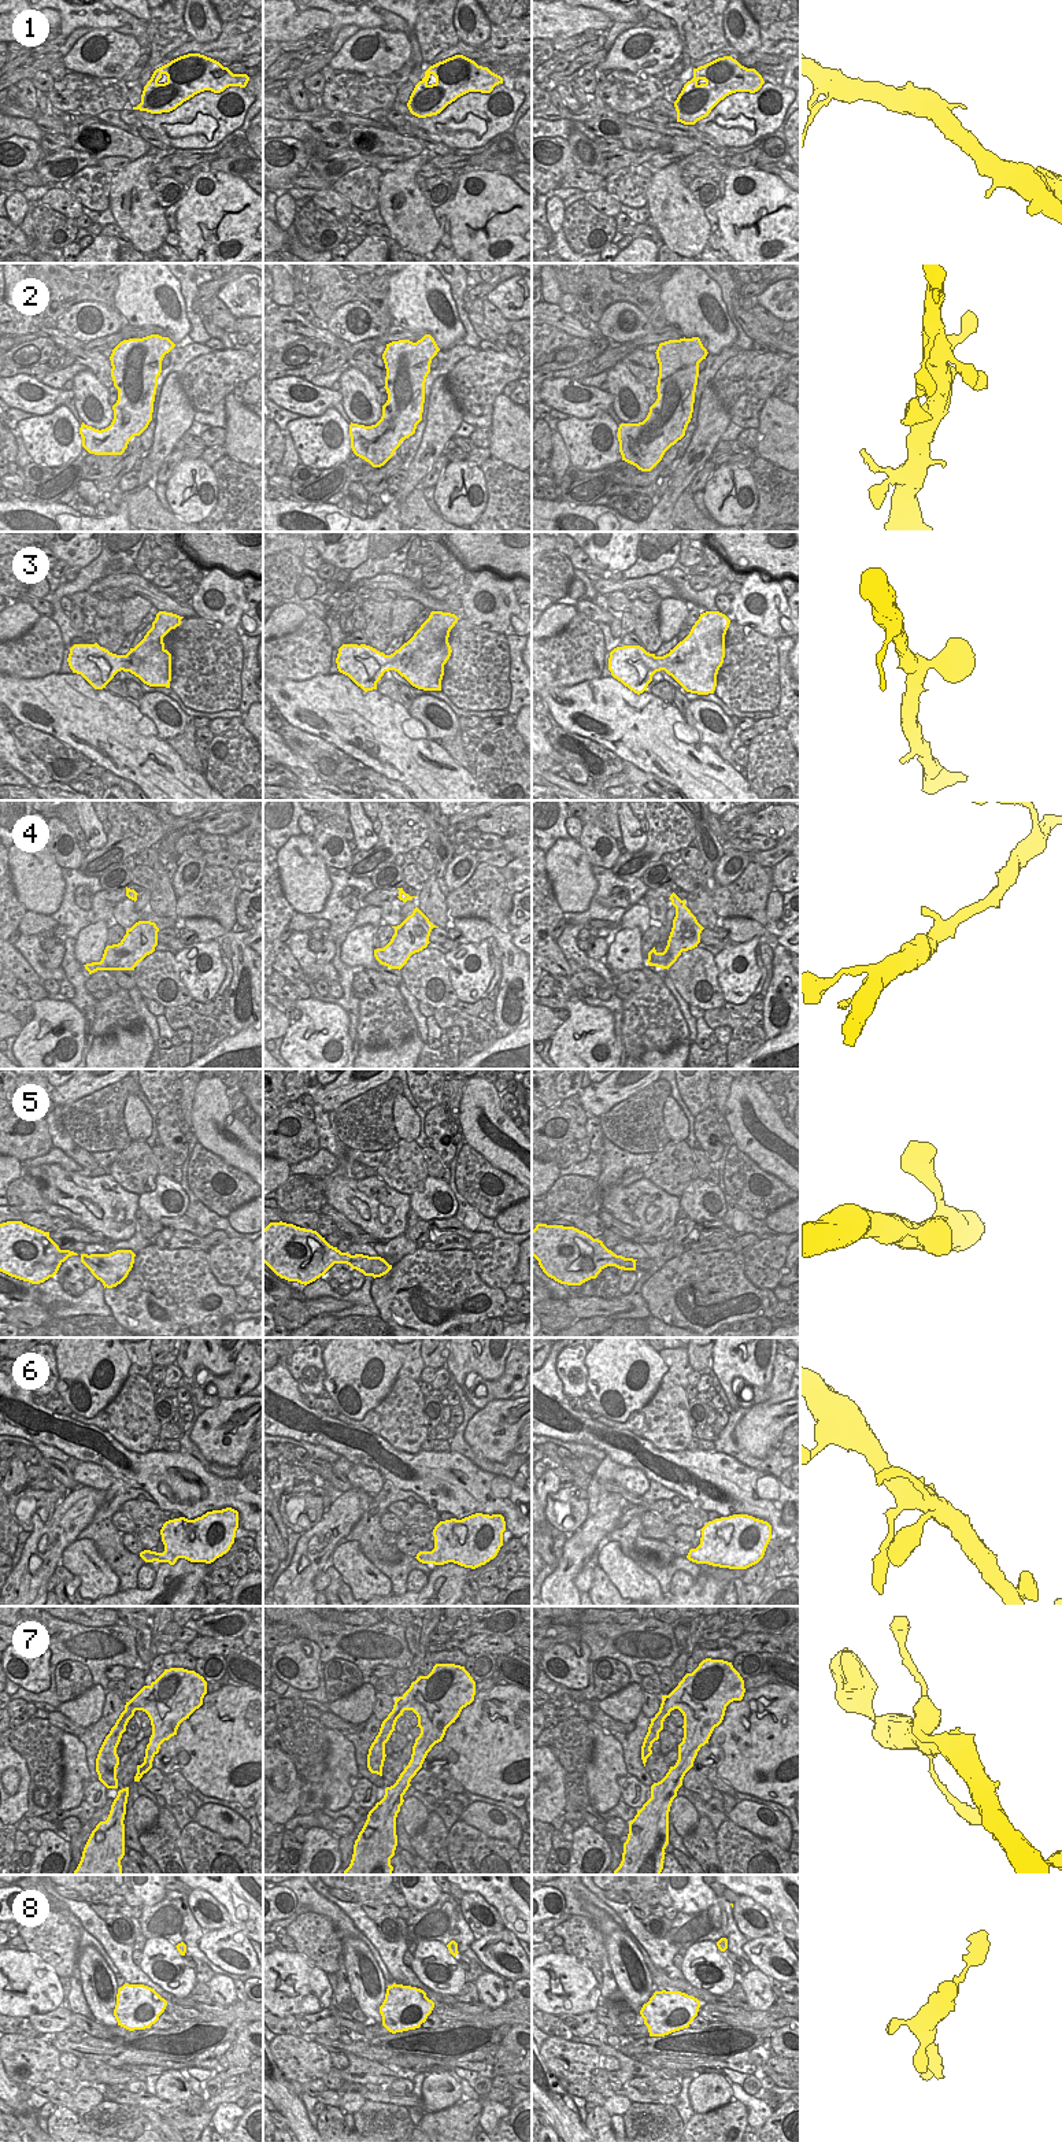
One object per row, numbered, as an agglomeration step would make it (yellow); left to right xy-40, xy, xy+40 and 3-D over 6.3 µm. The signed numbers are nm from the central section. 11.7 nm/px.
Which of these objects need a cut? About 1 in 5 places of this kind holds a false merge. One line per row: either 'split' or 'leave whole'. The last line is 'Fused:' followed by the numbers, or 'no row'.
1: leave whole
2: leave whole
3: leave whole
4: leave whole
5: leave whole
6: leave whole
7: leave whole
8: leave whole
Fused: no row

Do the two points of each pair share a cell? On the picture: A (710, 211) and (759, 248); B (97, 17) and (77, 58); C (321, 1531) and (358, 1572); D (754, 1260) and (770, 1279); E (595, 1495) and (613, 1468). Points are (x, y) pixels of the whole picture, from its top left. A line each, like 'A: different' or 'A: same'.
A: different
B: different
C: different
D: same
E: same

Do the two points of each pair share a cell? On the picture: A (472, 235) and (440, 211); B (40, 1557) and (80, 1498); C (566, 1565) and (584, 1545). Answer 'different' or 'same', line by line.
A: different
B: same
C: same

